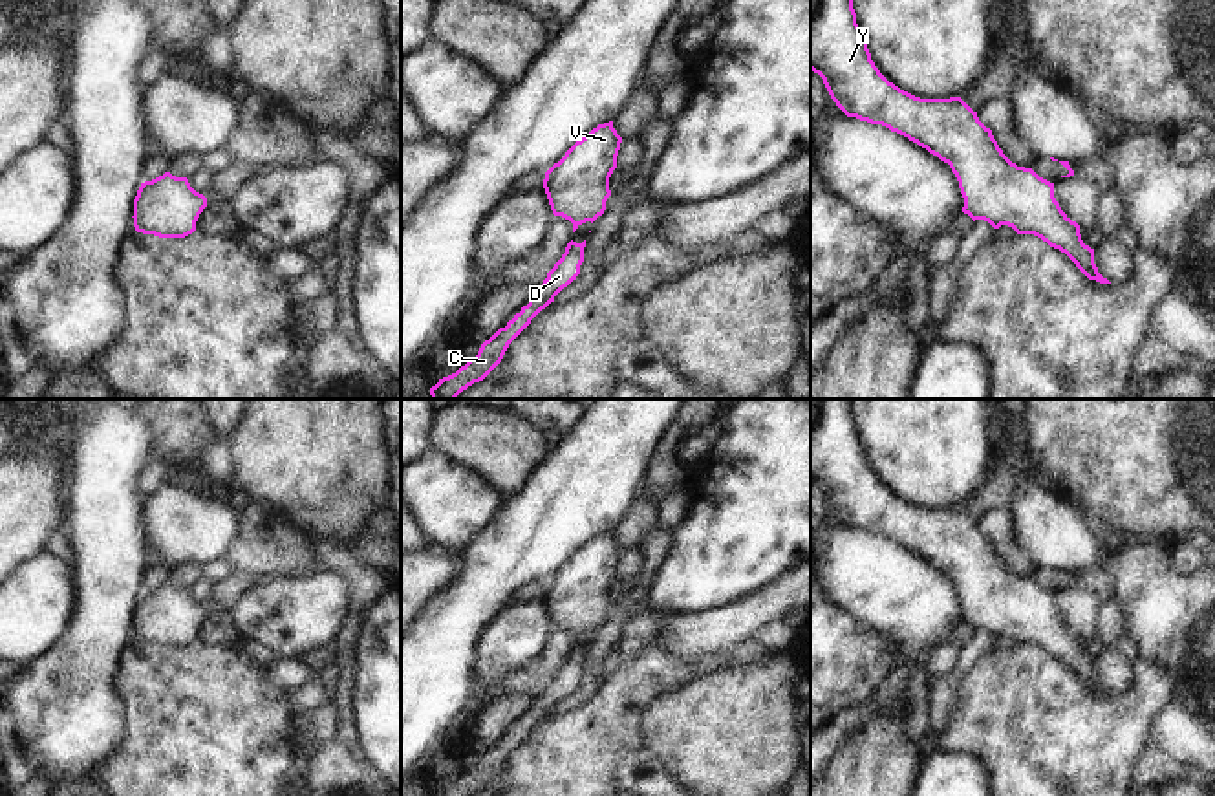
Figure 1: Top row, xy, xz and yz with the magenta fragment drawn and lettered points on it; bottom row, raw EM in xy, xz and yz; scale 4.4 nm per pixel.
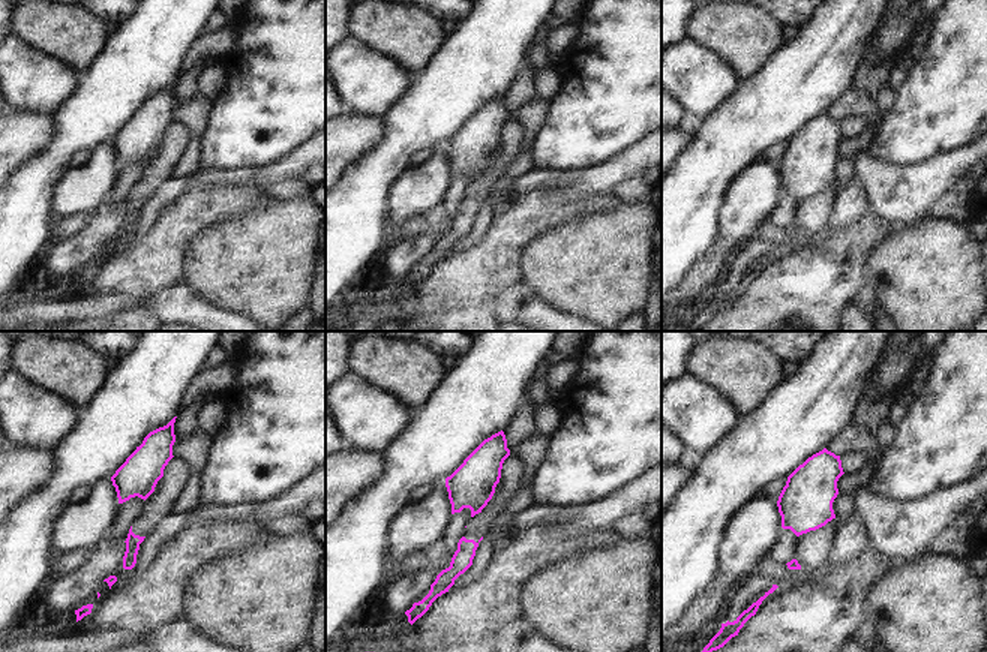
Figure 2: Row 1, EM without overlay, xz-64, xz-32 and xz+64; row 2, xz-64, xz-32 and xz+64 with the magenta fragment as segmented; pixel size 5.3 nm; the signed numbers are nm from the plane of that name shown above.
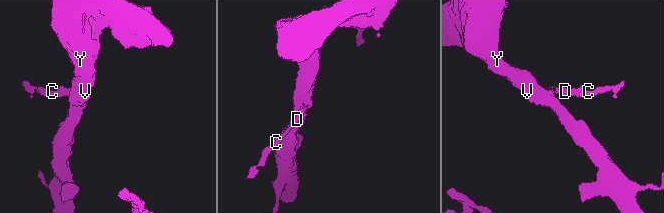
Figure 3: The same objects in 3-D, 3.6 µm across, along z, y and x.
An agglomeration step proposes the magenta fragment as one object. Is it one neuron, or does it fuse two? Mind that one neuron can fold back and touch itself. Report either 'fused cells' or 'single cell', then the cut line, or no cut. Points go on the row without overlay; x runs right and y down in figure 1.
fused cells | xz (573, 632), (579, 634)

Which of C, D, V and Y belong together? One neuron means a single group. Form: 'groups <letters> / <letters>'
groups C D / V Y

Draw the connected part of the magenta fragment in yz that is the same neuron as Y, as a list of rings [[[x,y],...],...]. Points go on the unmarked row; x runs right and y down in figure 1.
[[[811,399],[811,479],[823,489],[831,509],[847,527],[882,534],[948,573],[964,608],[962,622],[973,631],[984,629],[994,639],[1008,635],[1017,644],[1034,644],[1065,662],[1089,690],[1111,694],[1098,683],[1094,659],[1083,653],[1080,635],[1056,611],[1054,593],[1012,573],[977,522],[961,507],[915,507],[880,483],[856,434],[851,399]]]

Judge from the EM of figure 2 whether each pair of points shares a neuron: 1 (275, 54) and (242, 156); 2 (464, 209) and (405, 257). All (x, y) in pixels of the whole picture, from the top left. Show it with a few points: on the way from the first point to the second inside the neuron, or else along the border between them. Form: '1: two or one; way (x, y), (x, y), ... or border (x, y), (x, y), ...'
1: one; way (275, 80), (275, 99), (245, 131)
2: two; border (455, 218), (450, 228), (432, 246)

